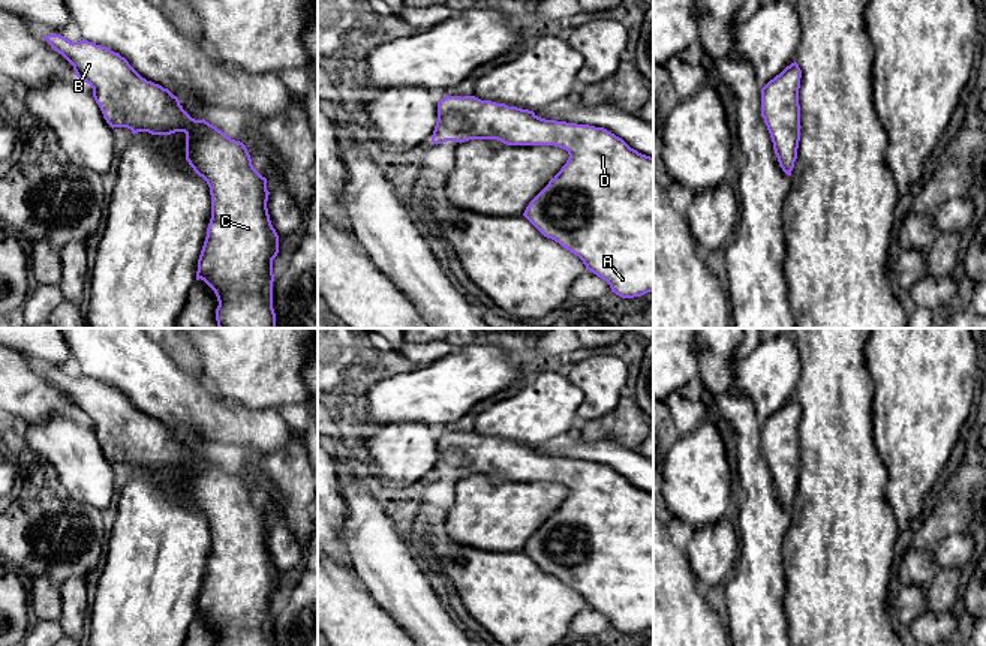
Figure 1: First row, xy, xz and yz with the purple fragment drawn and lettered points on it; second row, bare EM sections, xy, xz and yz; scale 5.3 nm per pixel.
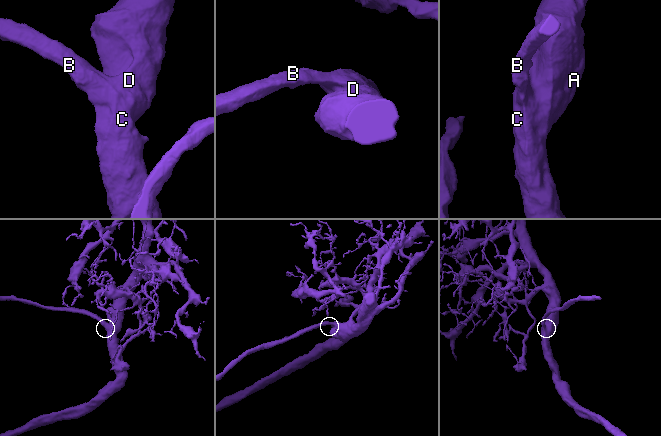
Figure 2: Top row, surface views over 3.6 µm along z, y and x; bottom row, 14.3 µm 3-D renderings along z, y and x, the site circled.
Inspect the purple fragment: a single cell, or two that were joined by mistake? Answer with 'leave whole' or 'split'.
leave whole

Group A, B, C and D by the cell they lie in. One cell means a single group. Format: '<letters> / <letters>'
A B C D

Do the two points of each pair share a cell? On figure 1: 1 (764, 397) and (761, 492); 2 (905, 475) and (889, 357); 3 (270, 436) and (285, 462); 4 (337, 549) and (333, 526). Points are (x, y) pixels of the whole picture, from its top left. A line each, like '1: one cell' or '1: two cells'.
1: two cells
2: one cell
3: two cells
4: one cell

